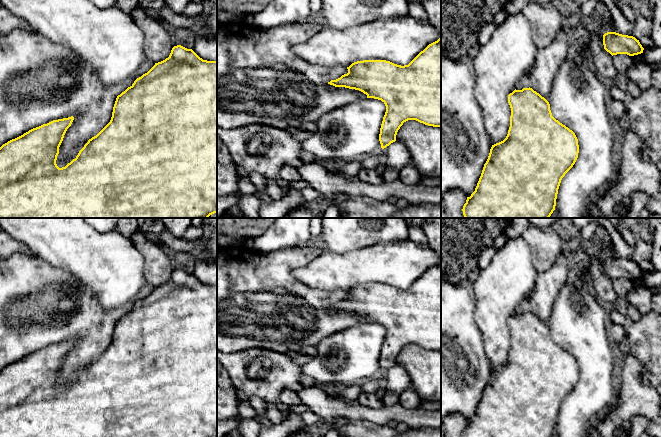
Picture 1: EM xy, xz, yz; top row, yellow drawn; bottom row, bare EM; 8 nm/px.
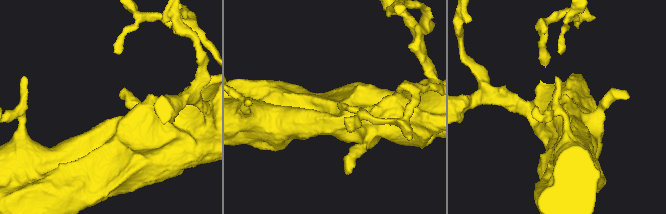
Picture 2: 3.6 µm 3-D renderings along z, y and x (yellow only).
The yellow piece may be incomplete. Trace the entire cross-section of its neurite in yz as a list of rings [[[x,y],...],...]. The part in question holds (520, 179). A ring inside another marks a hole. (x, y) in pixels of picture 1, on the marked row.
[[[530,87],[523,88],[522,90],[515,89],[508,95],[508,103],[511,108],[510,127],[508,134],[503,141],[492,145],[475,191],[470,197],[467,197],[466,203],[463,206],[462,211],[465,218],[549,218],[555,210],[556,199],[561,180],[573,167],[578,158],[579,145],[575,133],[552,116],[549,102],[539,93]]]

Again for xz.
[[[441,36],[408,65],[401,66],[386,60],[363,60],[352,63],[347,69],[347,74],[328,84],[359,90],[367,98],[378,99],[385,104],[386,112],[379,134],[382,149],[396,141],[398,130],[408,120],[441,127]]]

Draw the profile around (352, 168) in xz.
[[[356,159],[353,161],[348,161],[347,164],[339,170],[333,171],[340,177],[349,179],[352,176],[358,175],[361,169],[361,160]]]

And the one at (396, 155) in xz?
[[[396,140],[383,149],[383,162],[386,168],[400,171],[410,162],[410,153],[402,143]]]

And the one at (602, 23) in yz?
[[[595,18],[597,21],[597,28],[603,33],[612,32],[608,27],[608,19],[606,18]]]

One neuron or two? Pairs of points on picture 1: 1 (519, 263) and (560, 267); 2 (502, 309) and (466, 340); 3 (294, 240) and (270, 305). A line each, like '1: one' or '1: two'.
1: two
2: two
3: two

